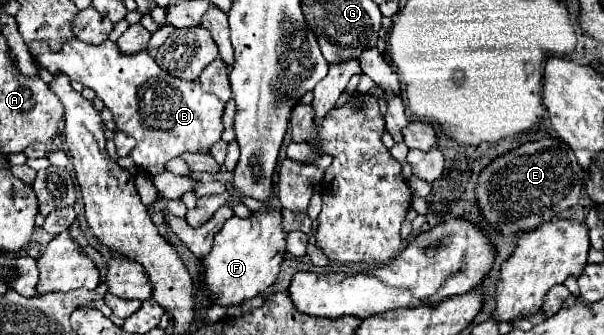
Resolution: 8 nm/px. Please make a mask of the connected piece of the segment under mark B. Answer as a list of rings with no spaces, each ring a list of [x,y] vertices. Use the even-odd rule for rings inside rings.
[[[79,39],[67,41],[57,53],[53,53],[49,45],[33,41],[29,43],[29,51],[49,73],[61,71],[69,75],[69,79],[79,81],[97,93],[105,107],[113,111],[117,129],[137,141],[129,157],[147,177],[165,173],[167,161],[181,157],[183,153],[209,153],[221,139],[221,115],[225,105],[211,93],[201,91],[197,81],[183,81],[165,73],[149,51],[127,55],[121,53],[113,41],[89,45]]]

